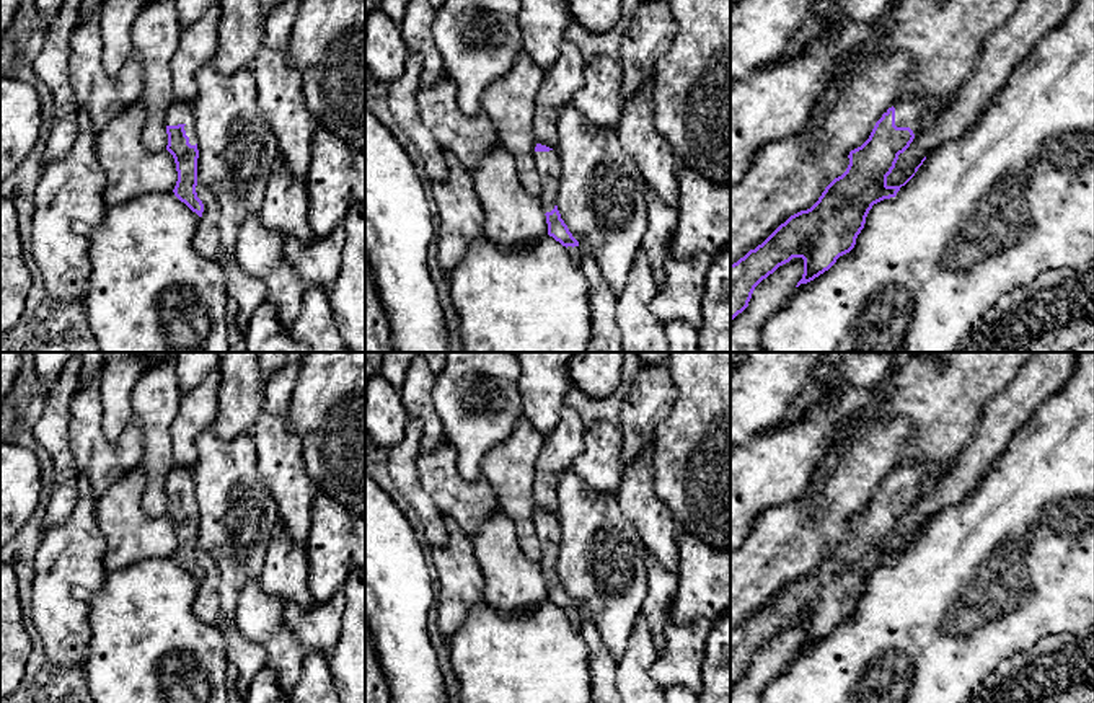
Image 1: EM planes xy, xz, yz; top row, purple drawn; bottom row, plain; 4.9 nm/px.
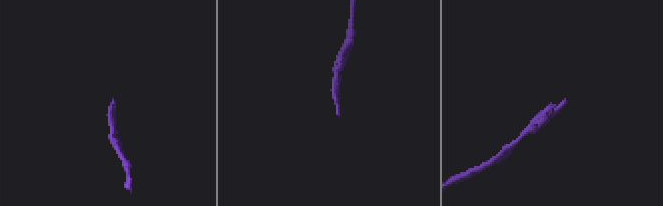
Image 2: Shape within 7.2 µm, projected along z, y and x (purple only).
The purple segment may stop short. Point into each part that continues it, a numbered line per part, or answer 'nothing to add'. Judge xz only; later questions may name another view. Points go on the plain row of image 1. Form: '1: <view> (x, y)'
1: xz (548, 529)

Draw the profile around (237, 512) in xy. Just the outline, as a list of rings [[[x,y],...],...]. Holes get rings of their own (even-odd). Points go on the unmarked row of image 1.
[[[214,429],[197,436],[197,462],[192,481],[197,501],[197,550],[212,556],[220,569],[217,595],[223,617],[235,618],[238,595],[251,581],[259,581],[267,546],[279,524],[279,507],[258,471],[256,444],[251,434],[218,439]]]

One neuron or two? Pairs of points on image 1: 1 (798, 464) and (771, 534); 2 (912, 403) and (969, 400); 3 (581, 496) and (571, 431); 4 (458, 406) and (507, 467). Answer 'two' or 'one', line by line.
1: two
2: one
3: two
4: two

